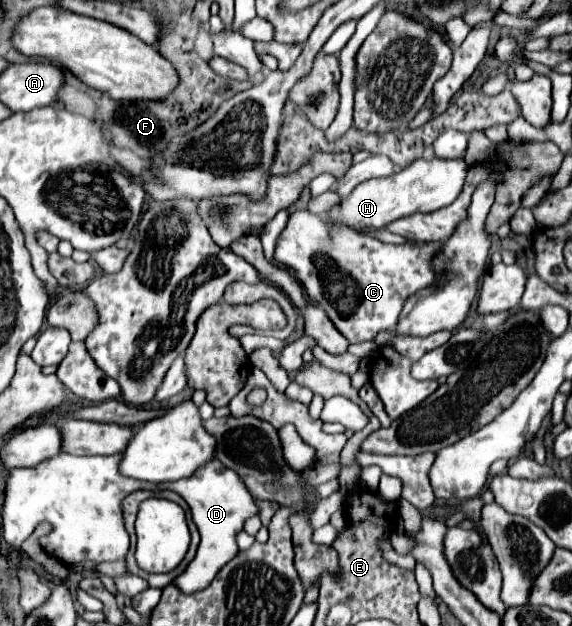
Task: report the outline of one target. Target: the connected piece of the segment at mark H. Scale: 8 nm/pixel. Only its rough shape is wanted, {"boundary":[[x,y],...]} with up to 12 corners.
{"boundary":[[463,159],[361,183],[327,219],[363,233],[451,205]]}

